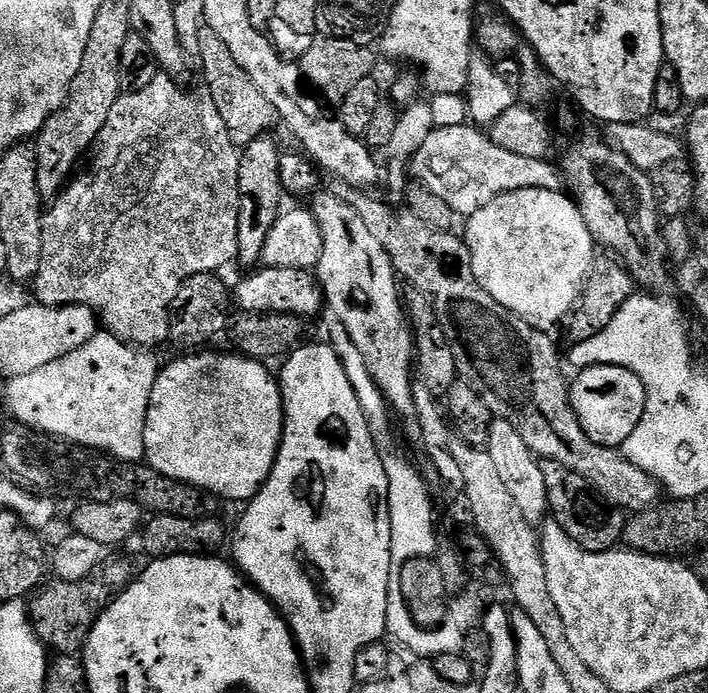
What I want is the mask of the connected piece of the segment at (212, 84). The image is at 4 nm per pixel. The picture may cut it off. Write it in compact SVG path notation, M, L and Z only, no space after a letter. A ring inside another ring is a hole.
M207 26L198 30L198 59L200 68L204 71L204 84L209 96L212 97L214 106L218 106L218 114L222 114L222 122L226 122L226 130L230 134L230 142L243 146L254 142L259 136L271 133L272 127L278 124L278 117L274 106L266 102L266 94L250 82L250 74L238 66L234 54L230 54L226 42L214 34Z

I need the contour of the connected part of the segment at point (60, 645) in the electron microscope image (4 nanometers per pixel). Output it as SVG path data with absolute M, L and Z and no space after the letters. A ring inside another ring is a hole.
M123 555L115 556L101 562L97 568L90 570L90 574L86 574L86 578L78 582L48 582L31 597L32 604L30 600L27 610L32 620L32 631L49 649L57 648L55 651L60 654L79 653L88 640L90 630L96 625L96 619L117 596L128 589L134 579L134 571Z

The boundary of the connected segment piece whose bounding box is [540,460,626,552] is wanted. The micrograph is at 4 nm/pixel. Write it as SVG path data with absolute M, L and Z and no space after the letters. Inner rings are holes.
M540 460L540 465L542 466L542 478L546 482L546 498L551 519L556 520L558 526L562 526L562 530L566 530L566 534L570 534L570 538L578 542L578 546L582 546L585 552L607 552L615 549L621 543L624 534L625 513L614 507L606 498L602 498L602 494L598 494L598 490L594 490L590 482L586 482L586 478L574 474L574 470L566 470L562 462Z

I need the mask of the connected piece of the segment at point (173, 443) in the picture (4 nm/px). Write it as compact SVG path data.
M200 350L195 354L180 354L177 360L172 360L169 364L165 363L160 369L160 373L156 375L156 381L154 382L154 390L150 394L150 402L148 403L148 409L146 410L146 422L144 423L144 460L150 465L154 470L158 470L158 474L166 474L166 478L174 478L178 482L186 482L190 486L195 488L201 488L206 493L209 493L217 498L223 498L225 496L228 500L241 500L241 502L247 502L256 495L256 491L264 483L268 481L268 476L272 473L272 467L276 461L276 455L280 449L280 435L284 429L284 399L280 396L280 386L275 375L272 376L268 373L269 365L267 363L261 362L259 360L250 360L247 356L241 356L239 354L231 354L232 356L227 356L224 352L208 352L212 350Z

